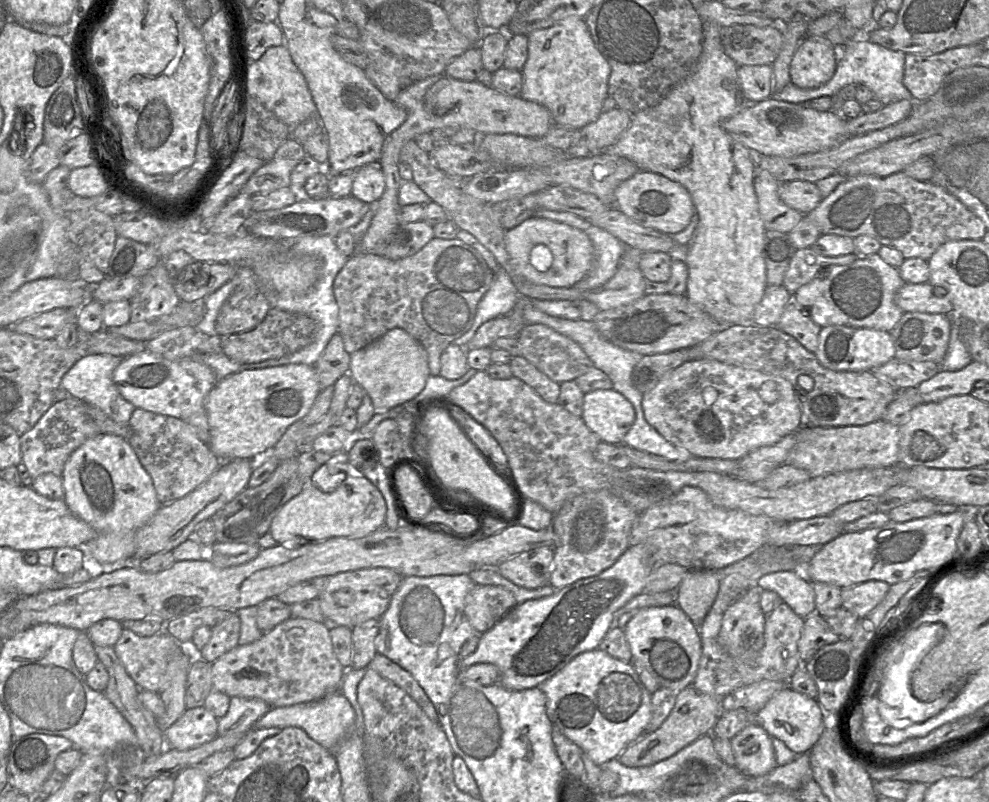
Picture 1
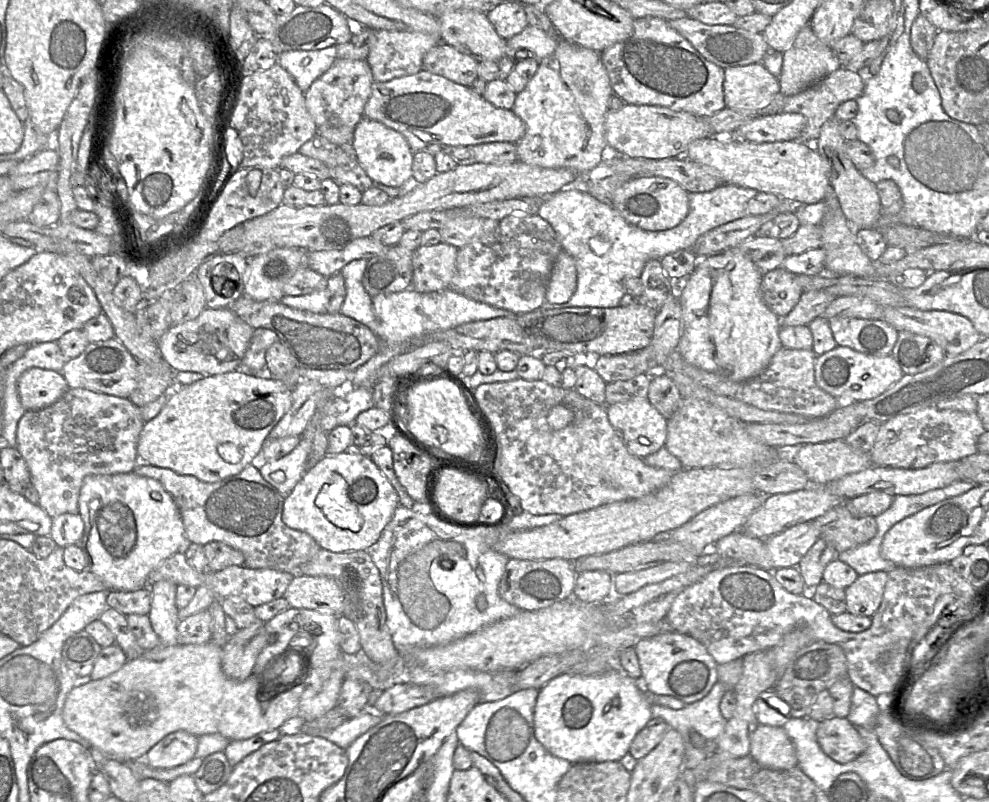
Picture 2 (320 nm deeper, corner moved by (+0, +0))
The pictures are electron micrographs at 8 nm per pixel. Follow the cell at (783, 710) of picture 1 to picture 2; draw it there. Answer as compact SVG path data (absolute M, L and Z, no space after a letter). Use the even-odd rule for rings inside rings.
M832 716L819 722L816 737L823 752L842 764L853 761L866 749L857 728L847 718Z

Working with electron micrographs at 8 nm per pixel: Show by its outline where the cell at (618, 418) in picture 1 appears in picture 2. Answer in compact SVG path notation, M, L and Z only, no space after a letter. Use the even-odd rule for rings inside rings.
M633 398L606 406L611 425L619 431L627 449L645 458L666 443L667 419L647 398Z

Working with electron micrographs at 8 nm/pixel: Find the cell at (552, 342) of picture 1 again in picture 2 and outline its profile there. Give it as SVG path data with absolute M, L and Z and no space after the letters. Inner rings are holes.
M674 296L672 299L667 300L658 310L653 337L647 347L628 353L598 356L593 359L593 368L606 383L629 380L639 374L659 372L667 357L677 349L682 331L682 306L679 298Z

